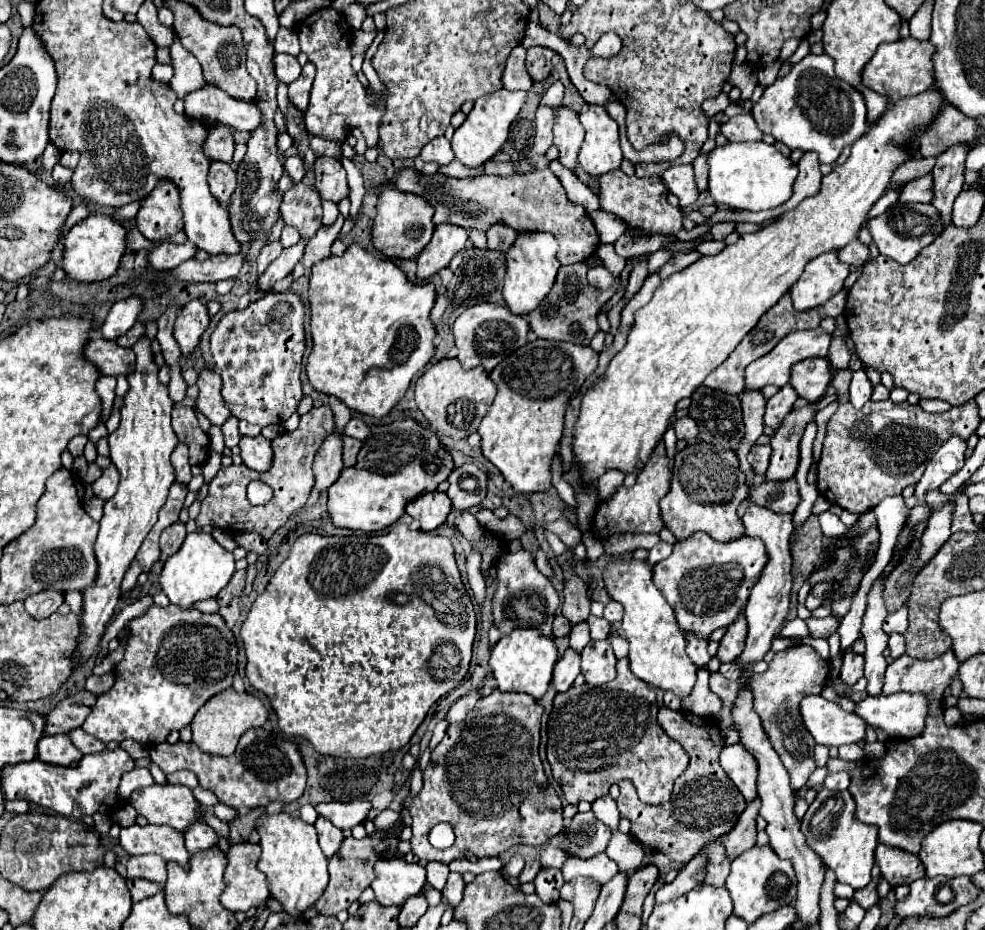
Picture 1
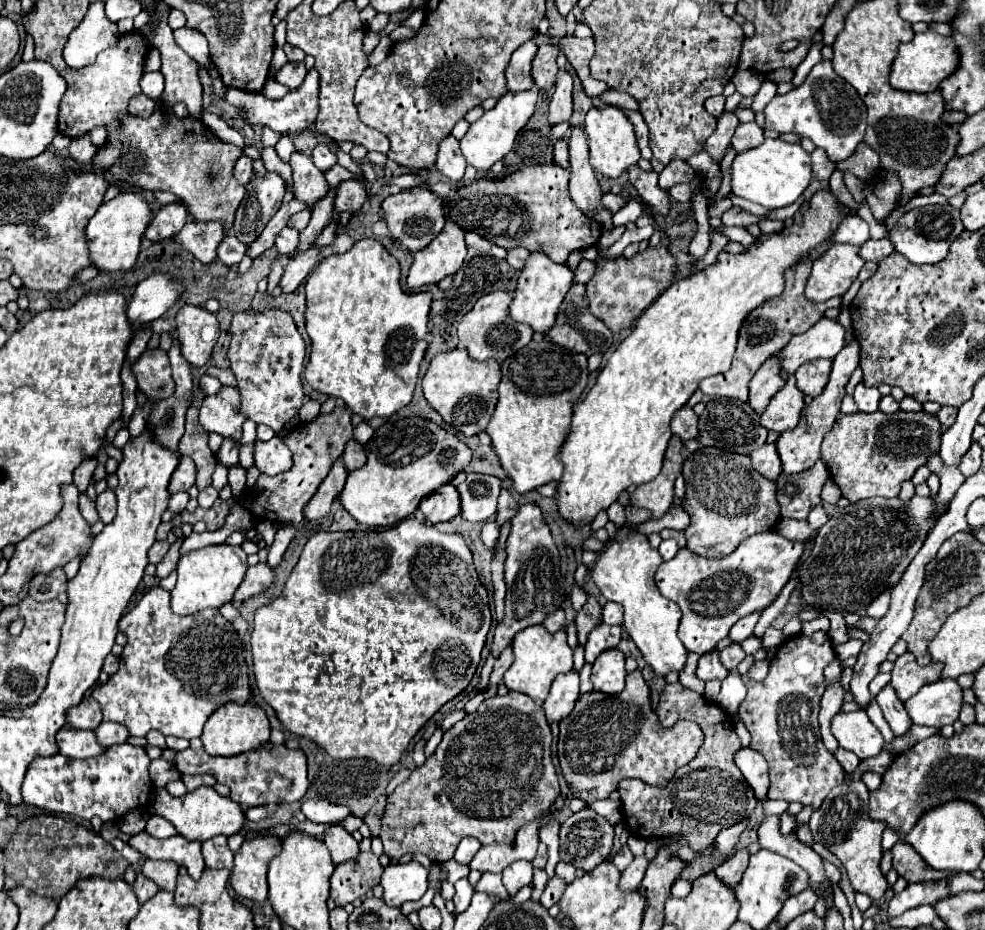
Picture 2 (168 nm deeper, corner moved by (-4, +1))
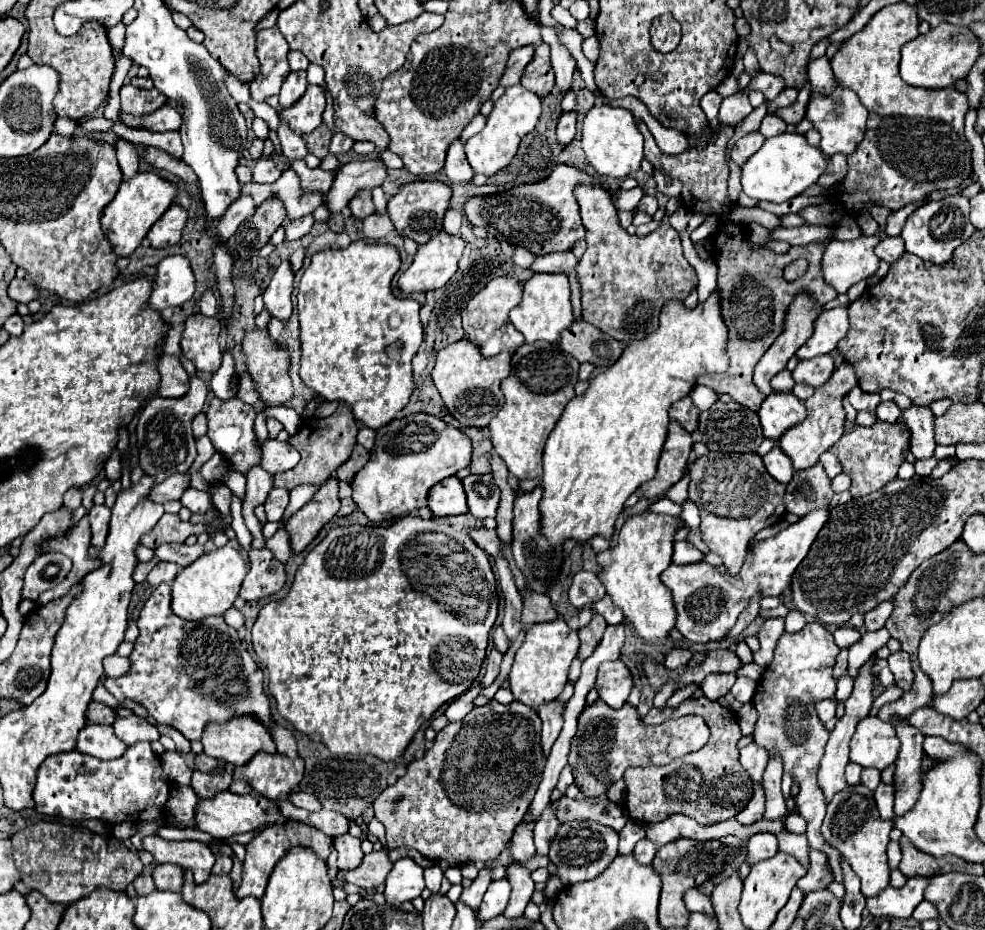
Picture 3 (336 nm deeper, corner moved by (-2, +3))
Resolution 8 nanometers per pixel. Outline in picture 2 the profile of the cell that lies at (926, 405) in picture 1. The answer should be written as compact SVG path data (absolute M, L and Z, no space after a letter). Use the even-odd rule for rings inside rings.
M941 407L941 411L937 413L937 419L941 423L941 431L947 431L955 423L955 417L957 417L955 407Z

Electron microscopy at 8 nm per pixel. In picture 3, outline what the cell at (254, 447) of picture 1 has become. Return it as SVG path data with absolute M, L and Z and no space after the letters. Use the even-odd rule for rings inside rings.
M267 439L261 445L261 467L269 473L283 473L293 469L299 463L299 453L289 443L277 439Z

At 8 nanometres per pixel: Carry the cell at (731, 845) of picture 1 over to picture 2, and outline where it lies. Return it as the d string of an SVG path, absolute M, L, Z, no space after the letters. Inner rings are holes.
M739 849L729 861L721 863L717 869L715 869L715 875L717 879L721 879L725 885L729 885L731 889L735 889L743 877L743 871L747 869L747 863L749 863L749 853L745 849Z

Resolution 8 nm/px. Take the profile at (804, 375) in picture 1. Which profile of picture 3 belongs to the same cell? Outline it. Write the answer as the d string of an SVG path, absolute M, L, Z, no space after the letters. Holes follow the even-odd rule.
M821 355L809 359L809 361L799 361L799 365L793 371L795 383L811 385L811 387L821 387L833 373L835 365L829 355Z

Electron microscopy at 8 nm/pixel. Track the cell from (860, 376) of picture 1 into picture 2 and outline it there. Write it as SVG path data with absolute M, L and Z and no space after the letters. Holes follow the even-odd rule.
M859 383L859 385L855 387L853 399L855 399L855 405L859 407L859 411L863 411L863 413L873 413L873 411L879 409L881 393L879 393L879 389L871 389L871 387L865 387L863 383Z

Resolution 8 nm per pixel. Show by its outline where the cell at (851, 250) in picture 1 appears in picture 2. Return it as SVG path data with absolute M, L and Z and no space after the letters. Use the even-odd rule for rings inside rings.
M887 237L885 239L879 239L879 241L869 239L869 241L865 241L861 245L861 257L865 261L877 261L879 263L885 257L889 257L893 251L895 251L895 247L893 247L893 243Z

